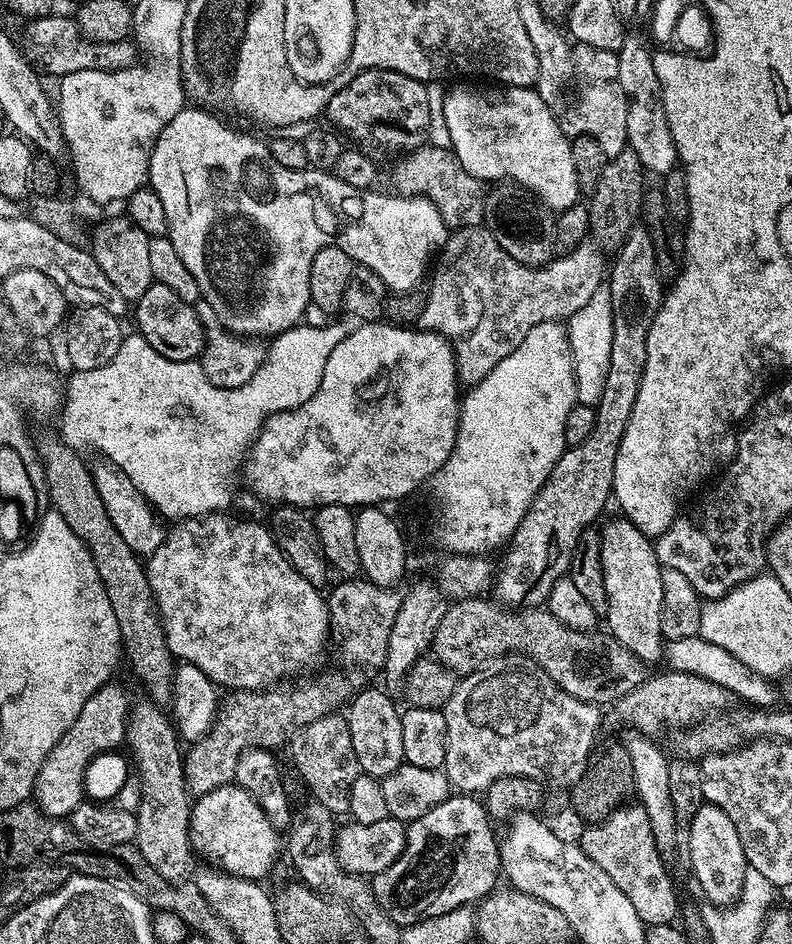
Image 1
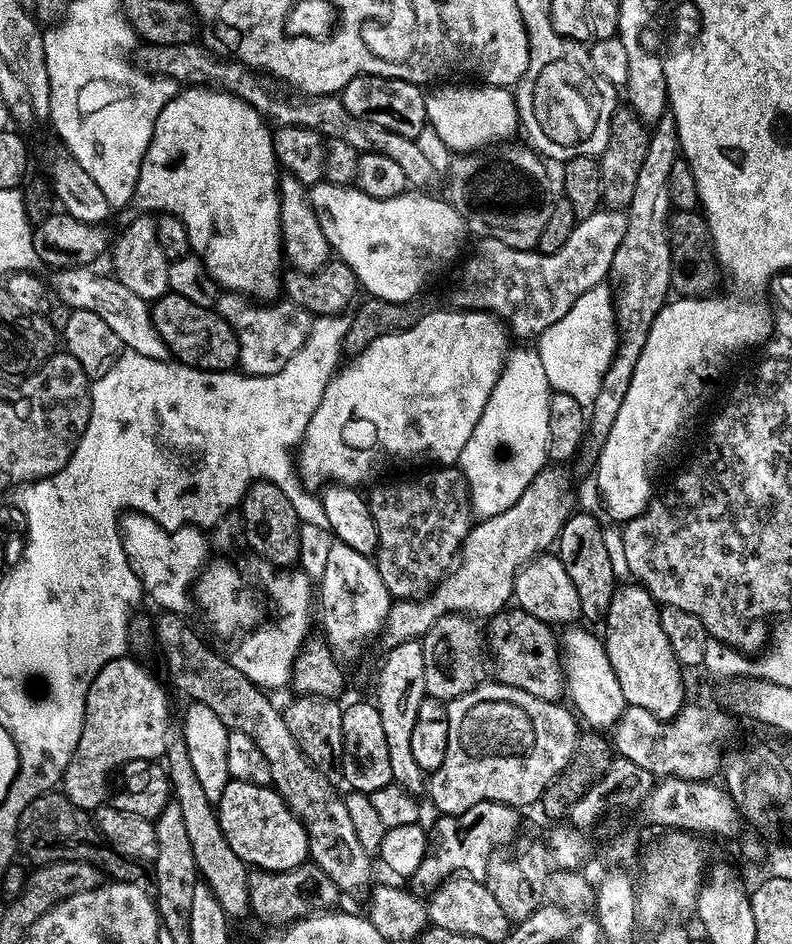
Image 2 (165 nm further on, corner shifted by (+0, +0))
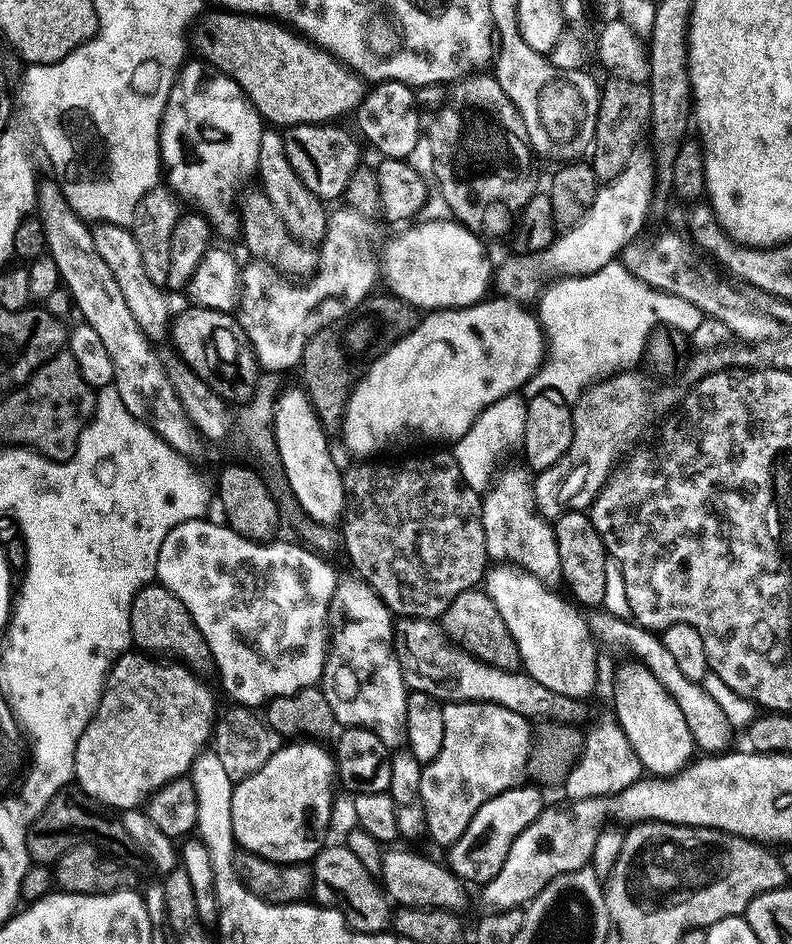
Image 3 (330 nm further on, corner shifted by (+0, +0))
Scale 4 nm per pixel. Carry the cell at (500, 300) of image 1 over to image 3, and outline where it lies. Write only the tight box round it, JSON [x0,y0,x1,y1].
[494,154,655,301]

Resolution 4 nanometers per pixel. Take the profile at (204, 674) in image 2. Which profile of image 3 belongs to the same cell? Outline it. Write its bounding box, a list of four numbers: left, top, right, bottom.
[130,582,216,673]

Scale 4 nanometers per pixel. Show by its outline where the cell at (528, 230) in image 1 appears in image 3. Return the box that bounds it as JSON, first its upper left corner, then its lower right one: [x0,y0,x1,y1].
[426,74,538,238]

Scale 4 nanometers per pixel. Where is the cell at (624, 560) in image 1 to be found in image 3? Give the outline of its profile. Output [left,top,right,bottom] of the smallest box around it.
[612,663,693,776]

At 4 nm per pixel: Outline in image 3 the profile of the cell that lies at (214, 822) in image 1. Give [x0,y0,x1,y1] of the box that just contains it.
[230,742,337,864]

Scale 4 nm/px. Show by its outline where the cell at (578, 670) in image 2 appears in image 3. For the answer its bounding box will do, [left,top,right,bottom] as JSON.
[482,562,598,697]

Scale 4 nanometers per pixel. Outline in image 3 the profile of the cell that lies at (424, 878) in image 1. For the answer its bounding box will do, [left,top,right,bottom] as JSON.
[446,786,546,886]

